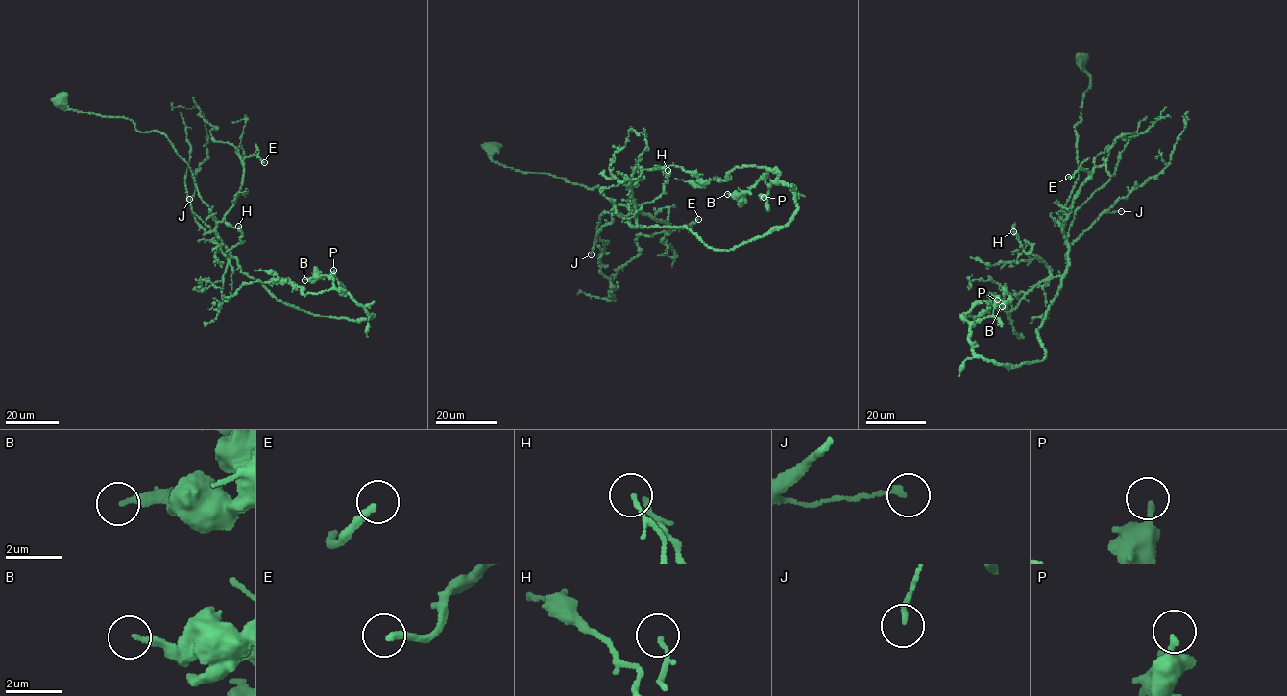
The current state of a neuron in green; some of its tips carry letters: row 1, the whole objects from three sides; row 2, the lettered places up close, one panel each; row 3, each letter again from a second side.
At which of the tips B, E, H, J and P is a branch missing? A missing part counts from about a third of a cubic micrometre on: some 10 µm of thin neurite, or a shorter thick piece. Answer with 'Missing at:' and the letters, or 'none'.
Missing at: B, E

